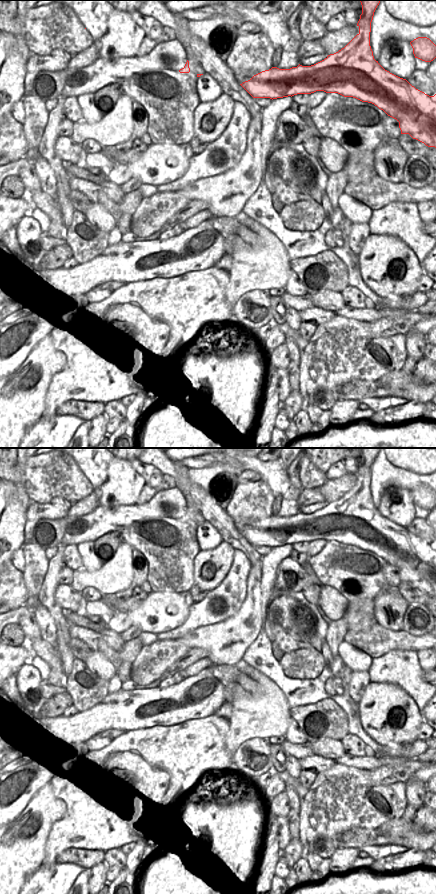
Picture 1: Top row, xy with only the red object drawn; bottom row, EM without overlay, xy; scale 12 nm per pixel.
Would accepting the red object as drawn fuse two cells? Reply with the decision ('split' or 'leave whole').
split

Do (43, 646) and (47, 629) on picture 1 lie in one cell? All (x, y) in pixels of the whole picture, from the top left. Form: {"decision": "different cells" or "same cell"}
{"decision": "different cells"}

